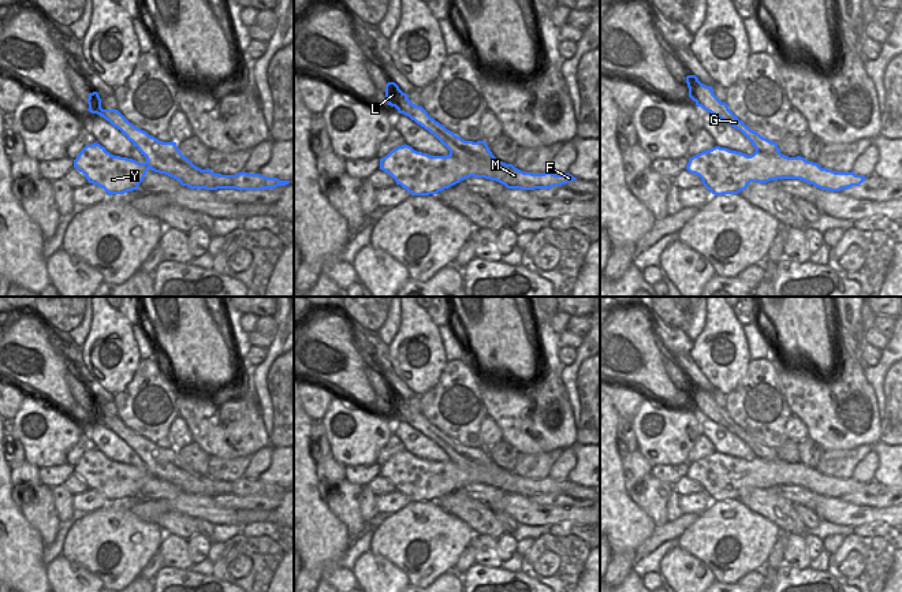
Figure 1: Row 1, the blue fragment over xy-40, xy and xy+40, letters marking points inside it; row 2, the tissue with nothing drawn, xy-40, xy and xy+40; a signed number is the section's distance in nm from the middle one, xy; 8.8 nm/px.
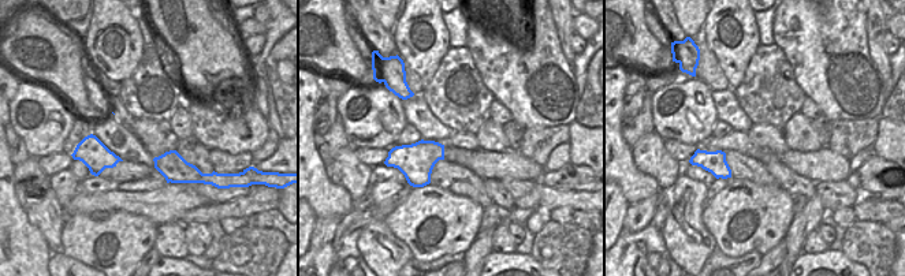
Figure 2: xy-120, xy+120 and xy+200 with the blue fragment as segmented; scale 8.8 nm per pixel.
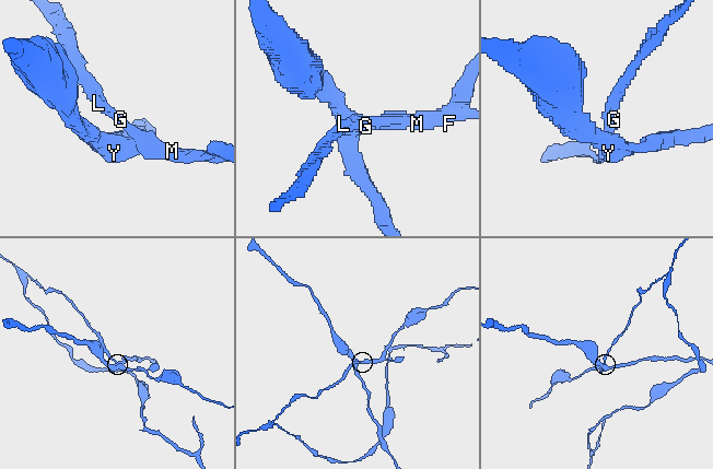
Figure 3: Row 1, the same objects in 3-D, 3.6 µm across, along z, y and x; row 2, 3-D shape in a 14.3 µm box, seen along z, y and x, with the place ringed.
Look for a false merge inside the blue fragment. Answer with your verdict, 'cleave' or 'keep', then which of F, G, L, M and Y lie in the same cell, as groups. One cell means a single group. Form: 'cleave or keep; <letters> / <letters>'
cleave; F M Y / G L

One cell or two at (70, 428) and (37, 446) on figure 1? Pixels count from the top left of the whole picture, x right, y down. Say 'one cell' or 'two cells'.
one cell

